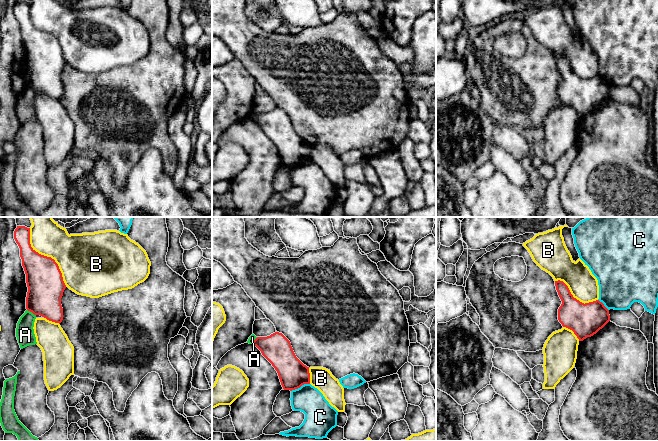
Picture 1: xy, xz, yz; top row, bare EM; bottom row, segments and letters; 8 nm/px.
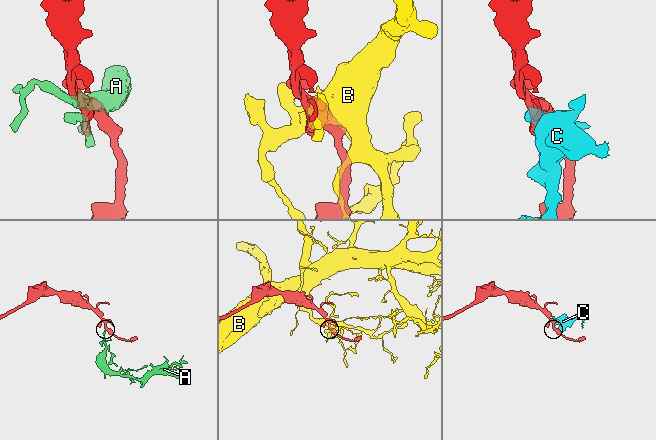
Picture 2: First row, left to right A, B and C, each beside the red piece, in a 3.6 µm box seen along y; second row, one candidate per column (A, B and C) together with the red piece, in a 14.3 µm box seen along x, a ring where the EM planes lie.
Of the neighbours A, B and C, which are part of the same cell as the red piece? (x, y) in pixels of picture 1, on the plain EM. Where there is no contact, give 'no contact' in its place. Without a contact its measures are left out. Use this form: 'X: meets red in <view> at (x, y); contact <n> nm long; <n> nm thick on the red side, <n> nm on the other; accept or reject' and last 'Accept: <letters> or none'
A: meets red in xy at (31, 87); contact 90 nm long; 300 nm thick on the red side, 150 nm on the other; reject
B: meets red in xy at (46, 32); contact 550 nm long; 300 nm thick on the red side, 360 nm on the other; reject
C: meets red in xz at (300, 162); contact 170 nm long; 220 nm thick on the red side, 220 nm on the other; reject
Accept: none

